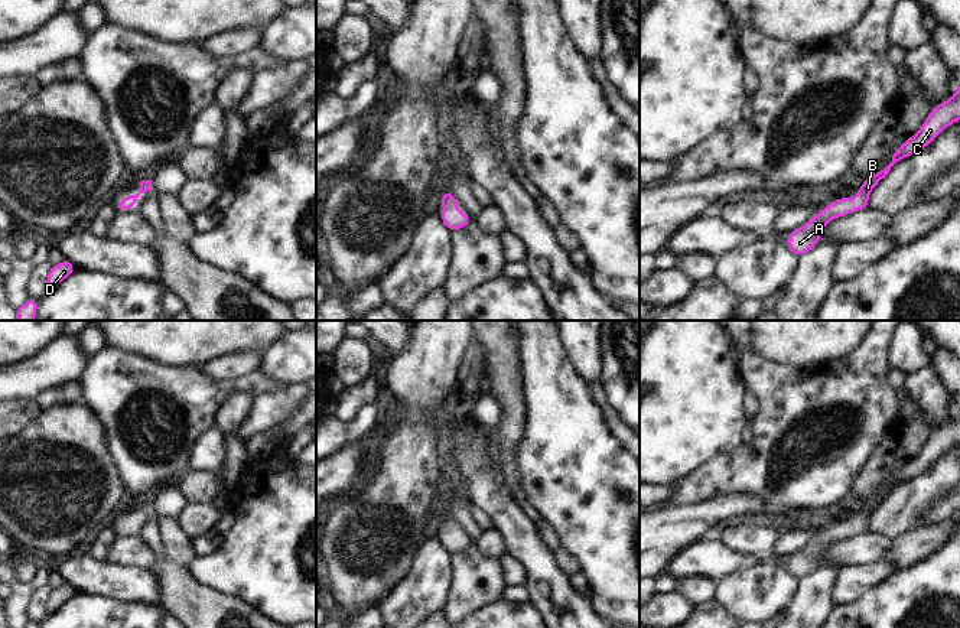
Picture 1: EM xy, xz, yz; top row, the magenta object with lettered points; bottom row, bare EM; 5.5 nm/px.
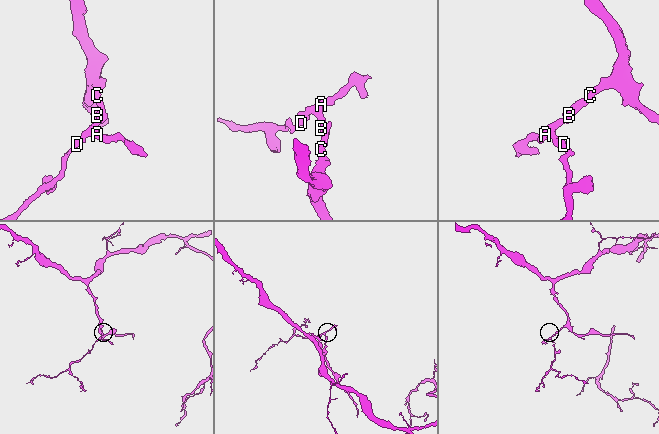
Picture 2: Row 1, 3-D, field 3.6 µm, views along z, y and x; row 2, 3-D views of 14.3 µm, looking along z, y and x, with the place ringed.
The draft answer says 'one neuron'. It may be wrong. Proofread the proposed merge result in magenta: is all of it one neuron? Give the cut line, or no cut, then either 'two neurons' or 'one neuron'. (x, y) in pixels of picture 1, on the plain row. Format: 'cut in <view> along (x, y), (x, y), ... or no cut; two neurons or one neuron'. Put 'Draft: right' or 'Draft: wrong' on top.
Draft: right
no cut; one neuron

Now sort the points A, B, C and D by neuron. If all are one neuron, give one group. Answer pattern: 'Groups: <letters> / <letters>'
Groups: A B C D.

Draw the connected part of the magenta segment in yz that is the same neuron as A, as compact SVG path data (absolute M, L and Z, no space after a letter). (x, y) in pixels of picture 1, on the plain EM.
M957 409L957 413L951 422L933 430L920 453L895 474L892 485L883 494L870 498L863 504L853 523L834 523L803 550L798 550L794 554L788 556L785 566L790 575L800 582L804 576L808 576L811 572L819 569L821 554L826 551L829 544L832 544L833 541L847 540L856 533L868 533L870 515L889 497L891 491L896 485L924 474L944 452L959 443L960 409Z

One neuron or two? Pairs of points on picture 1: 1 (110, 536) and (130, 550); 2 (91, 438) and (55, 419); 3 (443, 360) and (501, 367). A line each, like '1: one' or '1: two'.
1: two
2: one
3: two

